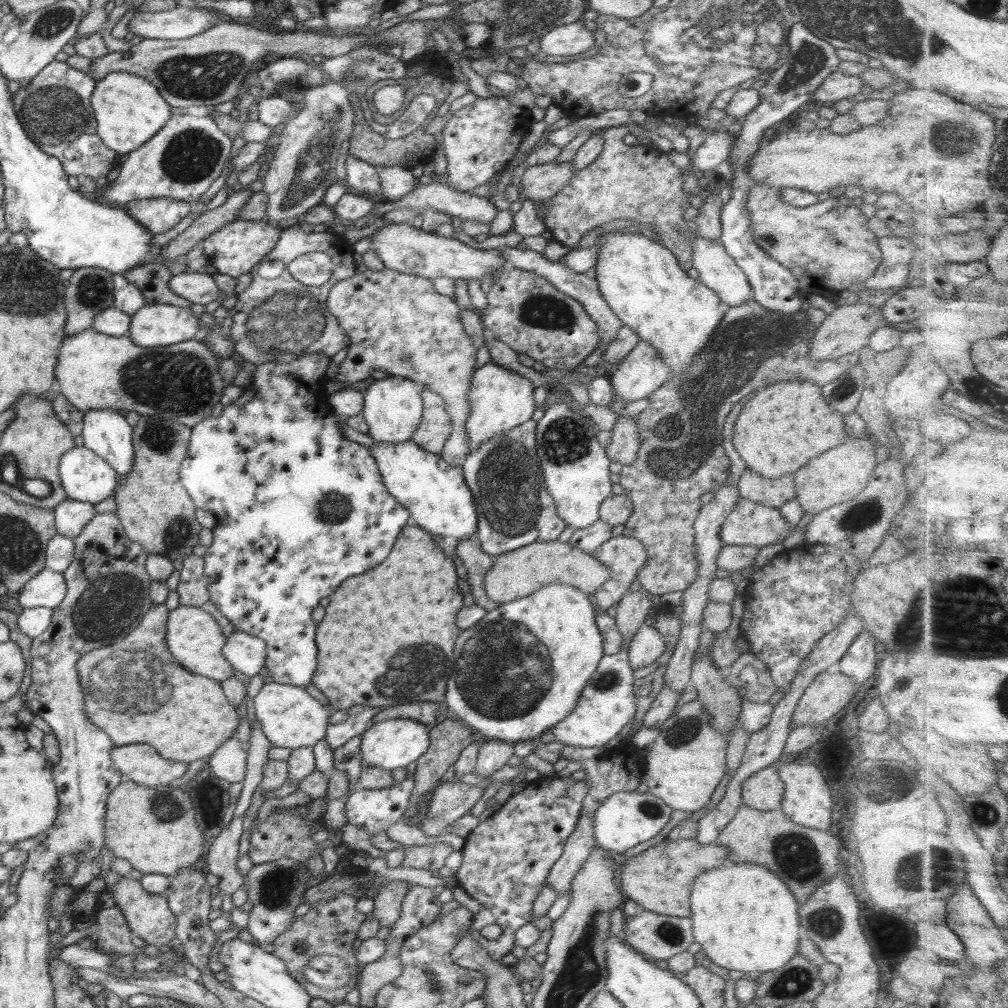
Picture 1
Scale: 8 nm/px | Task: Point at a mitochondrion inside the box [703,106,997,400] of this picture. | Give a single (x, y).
(950, 138)

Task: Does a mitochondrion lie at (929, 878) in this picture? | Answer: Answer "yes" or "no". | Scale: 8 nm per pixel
yes

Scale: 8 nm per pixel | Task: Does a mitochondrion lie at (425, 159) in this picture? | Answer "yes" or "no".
no

